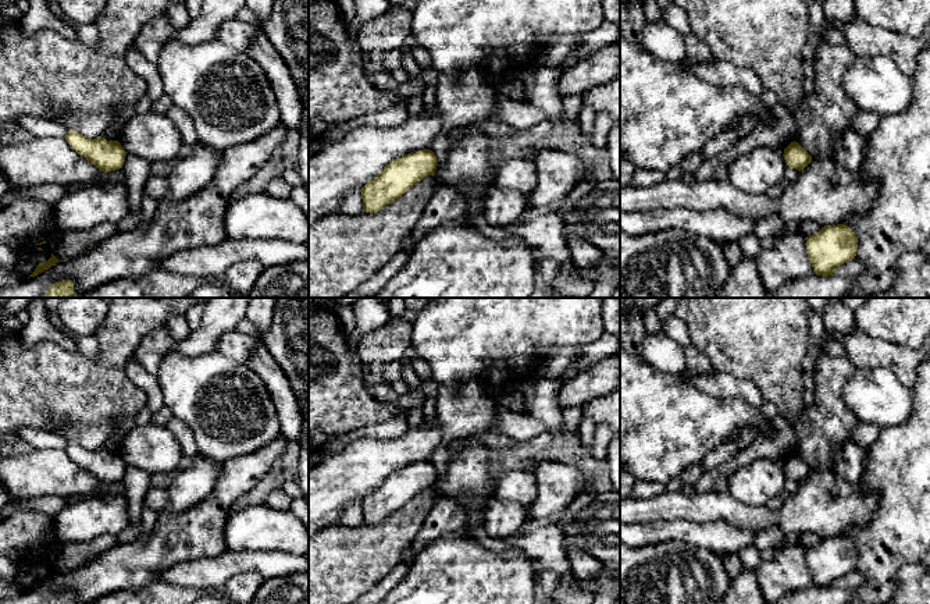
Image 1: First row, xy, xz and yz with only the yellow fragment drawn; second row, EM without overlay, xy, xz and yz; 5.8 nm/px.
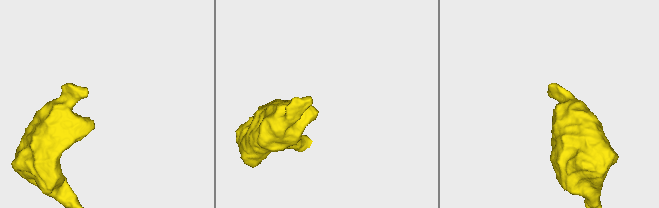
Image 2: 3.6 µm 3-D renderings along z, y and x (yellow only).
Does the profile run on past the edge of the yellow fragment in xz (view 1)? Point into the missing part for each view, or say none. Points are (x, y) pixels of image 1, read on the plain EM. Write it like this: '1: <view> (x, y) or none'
1: none

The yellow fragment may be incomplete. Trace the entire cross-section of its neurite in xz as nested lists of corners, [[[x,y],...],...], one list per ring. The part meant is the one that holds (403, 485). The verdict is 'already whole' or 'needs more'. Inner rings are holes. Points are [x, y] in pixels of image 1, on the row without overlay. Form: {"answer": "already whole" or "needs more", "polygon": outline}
{"answer": "already whole", "polygon": [[[423,461],[392,472],[361,500],[363,523],[375,525],[399,511],[424,488],[434,487],[438,473],[435,465]]]}

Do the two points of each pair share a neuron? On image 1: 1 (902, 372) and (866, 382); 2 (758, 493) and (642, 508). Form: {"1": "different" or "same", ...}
{"1": "different", "2": "different"}

